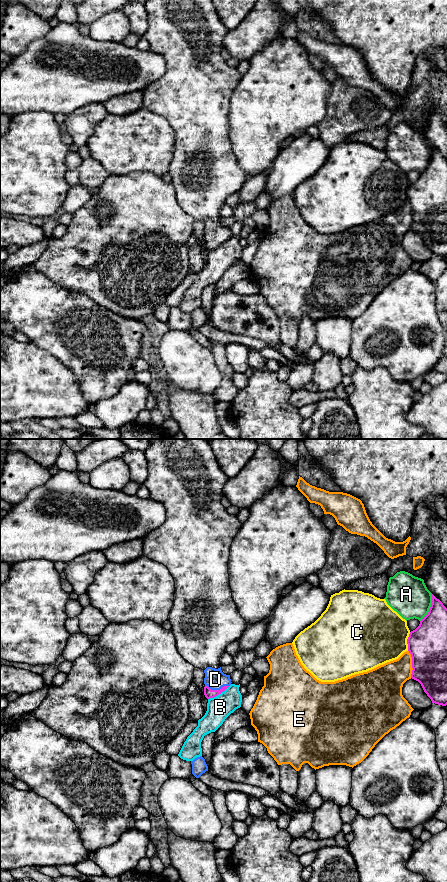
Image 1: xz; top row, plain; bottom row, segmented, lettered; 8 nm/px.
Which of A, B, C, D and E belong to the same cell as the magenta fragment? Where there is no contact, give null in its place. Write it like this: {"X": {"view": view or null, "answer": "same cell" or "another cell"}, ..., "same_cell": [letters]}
{"A": {"view": "xz", "answer": "another cell"}, "B": {"view": "xz", "answer": "another cell"}, "C": {"view": "xz", "answer": "another cell"}, "D": {"view": "xz", "answer": "same cell"}, "E": {"view": "xz", "answer": "another cell"}, "same_cell": ["D"]}

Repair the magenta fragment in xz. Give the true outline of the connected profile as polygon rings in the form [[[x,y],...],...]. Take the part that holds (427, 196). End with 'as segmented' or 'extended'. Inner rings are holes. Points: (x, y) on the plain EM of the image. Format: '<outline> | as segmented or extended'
[[[432,145],[432,156],[419,178],[407,191],[412,209],[411,230],[418,233],[432,255],[447,257],[447,160]]] | as segmented

